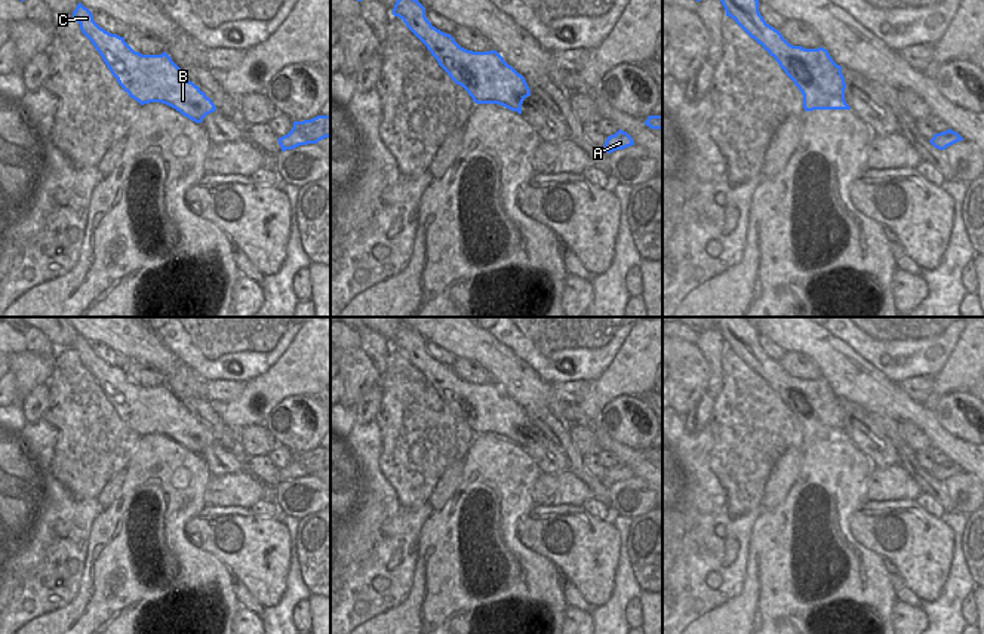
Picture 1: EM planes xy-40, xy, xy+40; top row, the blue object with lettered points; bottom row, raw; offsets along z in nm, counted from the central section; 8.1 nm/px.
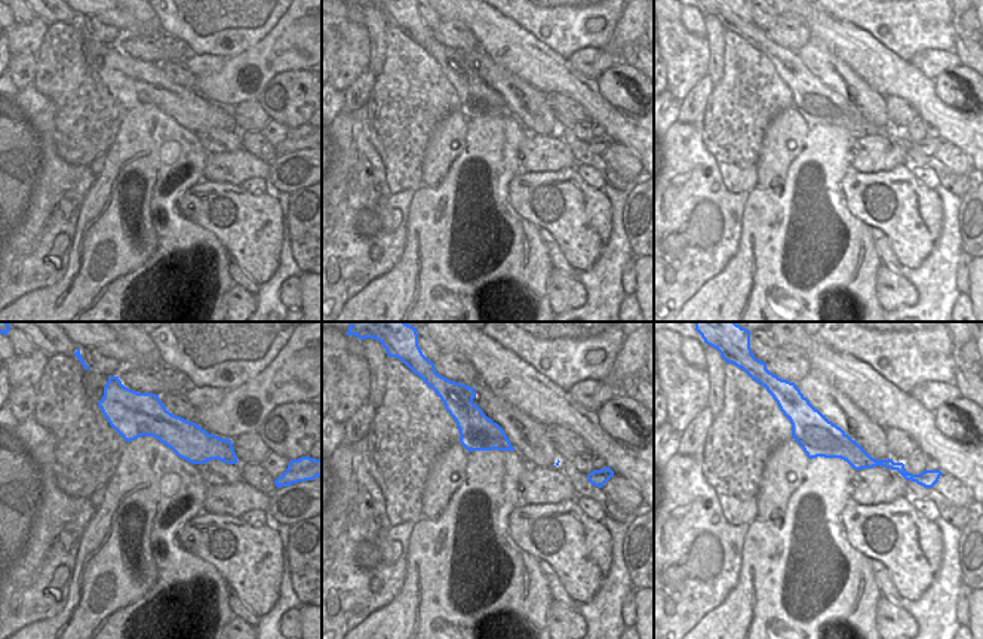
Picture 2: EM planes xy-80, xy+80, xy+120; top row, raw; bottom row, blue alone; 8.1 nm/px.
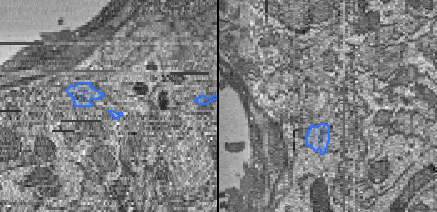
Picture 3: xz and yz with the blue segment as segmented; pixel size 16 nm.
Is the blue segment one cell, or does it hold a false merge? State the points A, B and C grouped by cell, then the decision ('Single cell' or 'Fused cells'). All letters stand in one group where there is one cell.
Groups: A / B C. Fused cells.

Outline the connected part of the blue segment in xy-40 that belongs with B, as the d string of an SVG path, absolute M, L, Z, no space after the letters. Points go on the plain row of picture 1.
M82 335L77 336L73 350L123 422L141 437L162 434L196 455L202 455L207 446L216 443L212 431L185 409L166 384L162 387L135 384L124 369L101 360Z

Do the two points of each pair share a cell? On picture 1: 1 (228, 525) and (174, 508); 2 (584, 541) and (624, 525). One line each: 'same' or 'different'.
1: different
2: different

